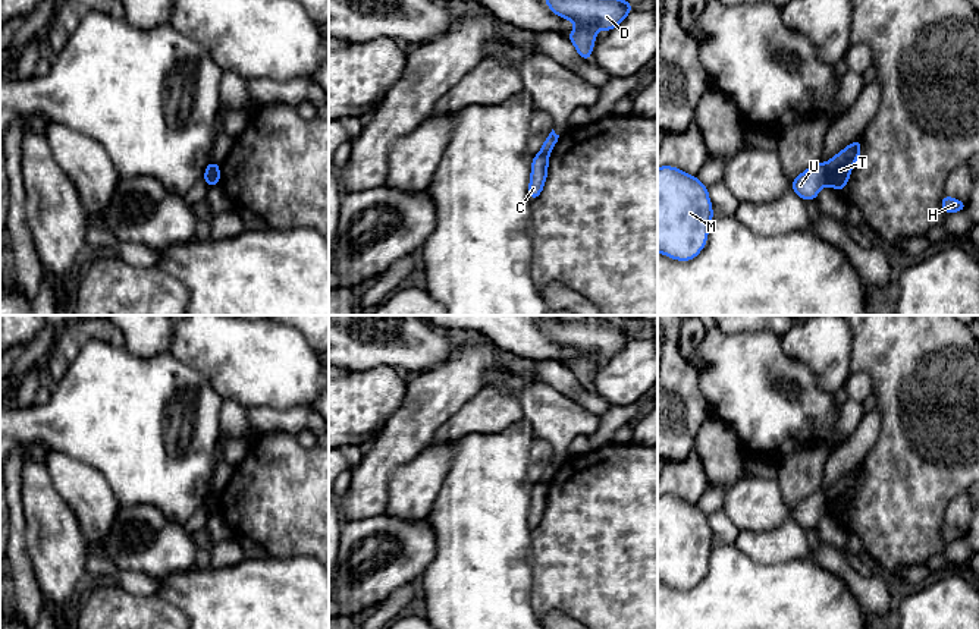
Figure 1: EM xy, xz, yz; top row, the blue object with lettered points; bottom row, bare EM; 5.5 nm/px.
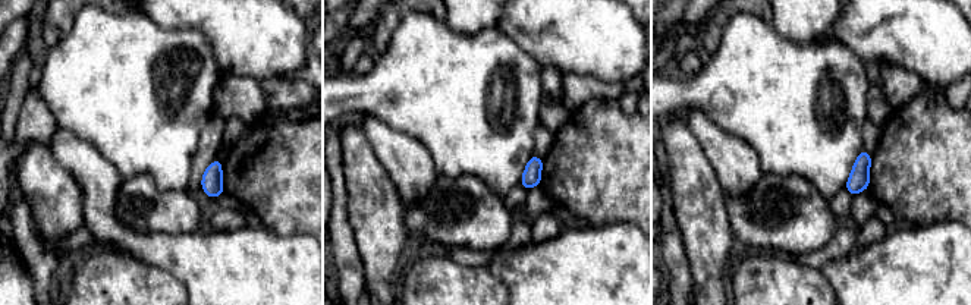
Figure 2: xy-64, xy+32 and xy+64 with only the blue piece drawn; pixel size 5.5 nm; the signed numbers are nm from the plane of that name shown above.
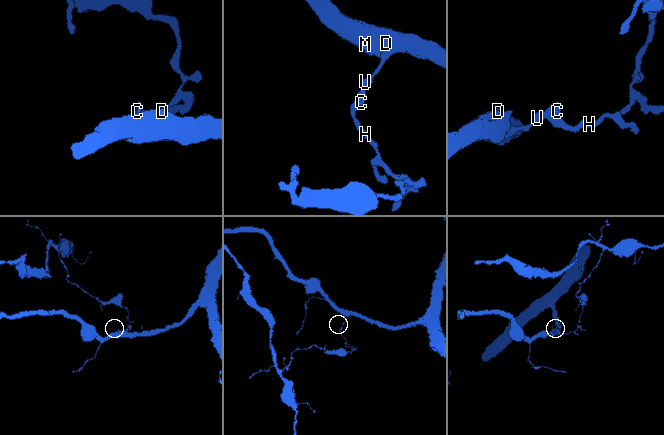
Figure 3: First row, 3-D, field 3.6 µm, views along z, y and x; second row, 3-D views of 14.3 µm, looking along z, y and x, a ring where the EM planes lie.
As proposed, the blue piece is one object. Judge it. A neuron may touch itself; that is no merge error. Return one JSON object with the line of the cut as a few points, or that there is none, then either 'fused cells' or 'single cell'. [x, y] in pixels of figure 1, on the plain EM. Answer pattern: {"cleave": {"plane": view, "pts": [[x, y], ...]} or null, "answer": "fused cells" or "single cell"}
{"cleave": {"plane": "xy", "pts": [[219, 494], [207, 513]]}, "answer": "fused cells"}

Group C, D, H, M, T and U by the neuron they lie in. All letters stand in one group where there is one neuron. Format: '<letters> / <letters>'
C H T / D M U

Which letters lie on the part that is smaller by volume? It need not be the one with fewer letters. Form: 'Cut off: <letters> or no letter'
Cut off: C, H, T

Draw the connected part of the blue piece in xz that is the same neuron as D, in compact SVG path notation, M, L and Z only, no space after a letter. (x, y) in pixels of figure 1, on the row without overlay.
M550 315L543 328L556 345L577 353L567 367L583 389L592 389L597 356L609 361L634 339L631 331L624 327L565 320L561 315Z

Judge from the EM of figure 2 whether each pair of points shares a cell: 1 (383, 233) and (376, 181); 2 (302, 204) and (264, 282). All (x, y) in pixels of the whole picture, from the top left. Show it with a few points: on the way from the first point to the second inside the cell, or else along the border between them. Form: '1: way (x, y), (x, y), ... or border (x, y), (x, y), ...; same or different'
1: way (377, 220), (376, 194); same
2: border (264, 225), (282, 235), (307, 233); different

